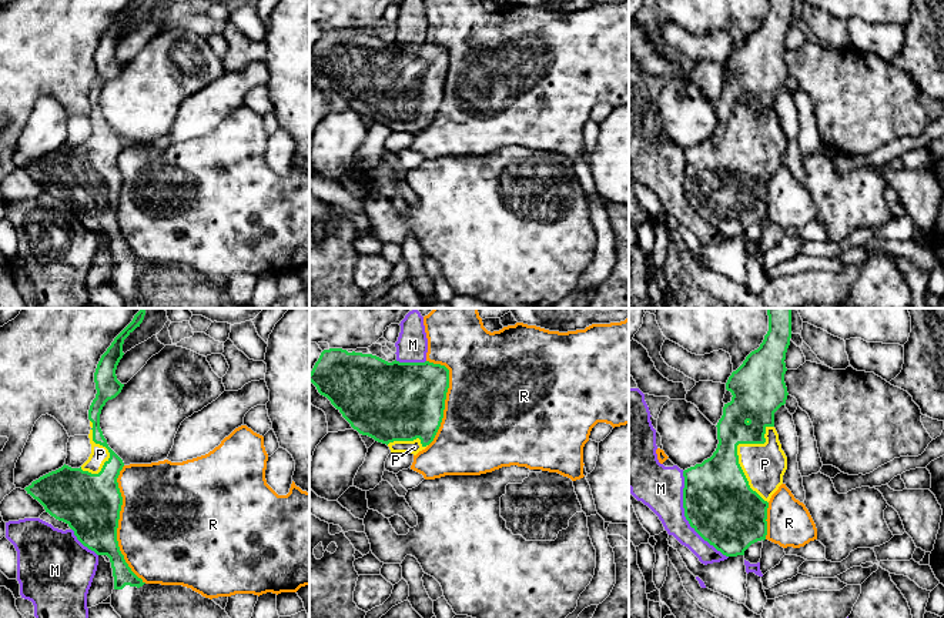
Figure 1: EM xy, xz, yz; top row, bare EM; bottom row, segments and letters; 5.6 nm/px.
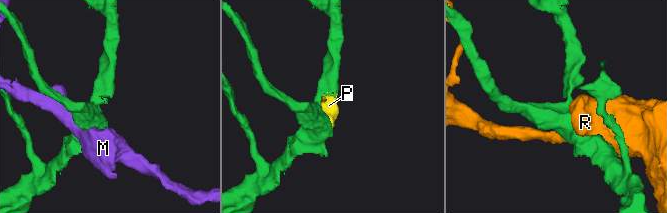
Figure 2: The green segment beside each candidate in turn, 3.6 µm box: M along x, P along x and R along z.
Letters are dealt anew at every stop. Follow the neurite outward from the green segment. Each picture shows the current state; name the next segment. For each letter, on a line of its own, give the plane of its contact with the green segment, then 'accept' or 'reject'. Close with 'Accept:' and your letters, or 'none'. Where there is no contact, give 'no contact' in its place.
M: yz | reject
P: yz | accept
R: xy | reject
Accept: P

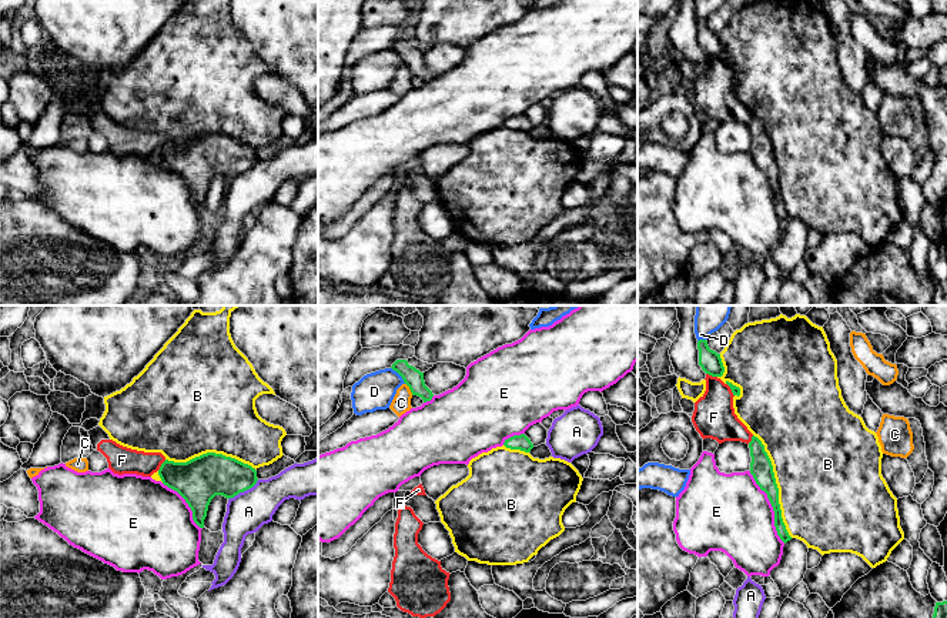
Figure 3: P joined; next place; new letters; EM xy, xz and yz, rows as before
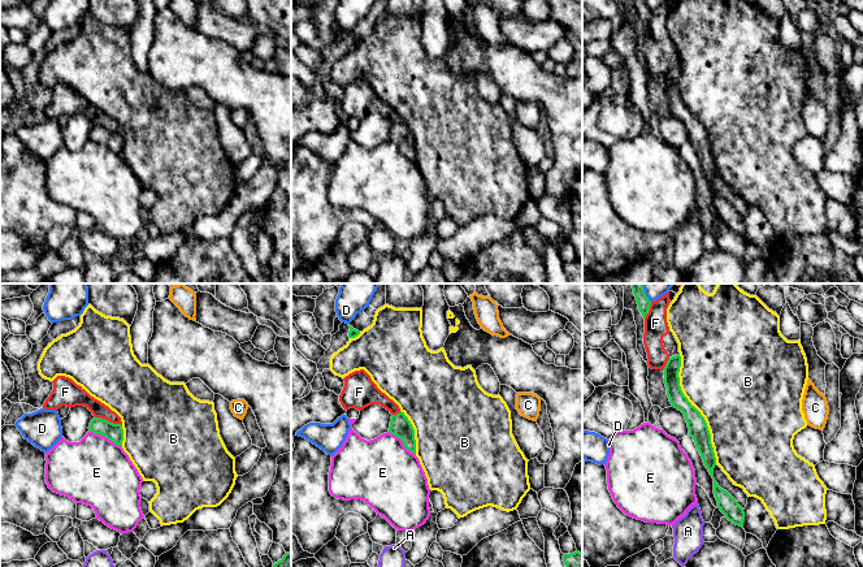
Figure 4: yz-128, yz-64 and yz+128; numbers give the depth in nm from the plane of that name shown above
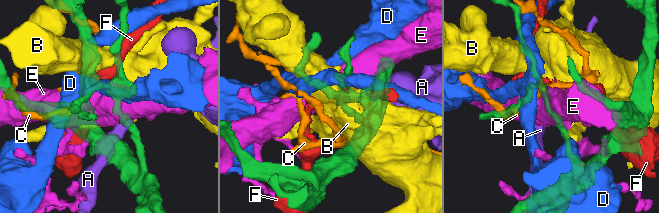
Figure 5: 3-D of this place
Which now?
A: xy | reject
B: yz | reject
C: xz | reject
D: xz | reject
E: yz | reject
F: xy | reject
Accept: none

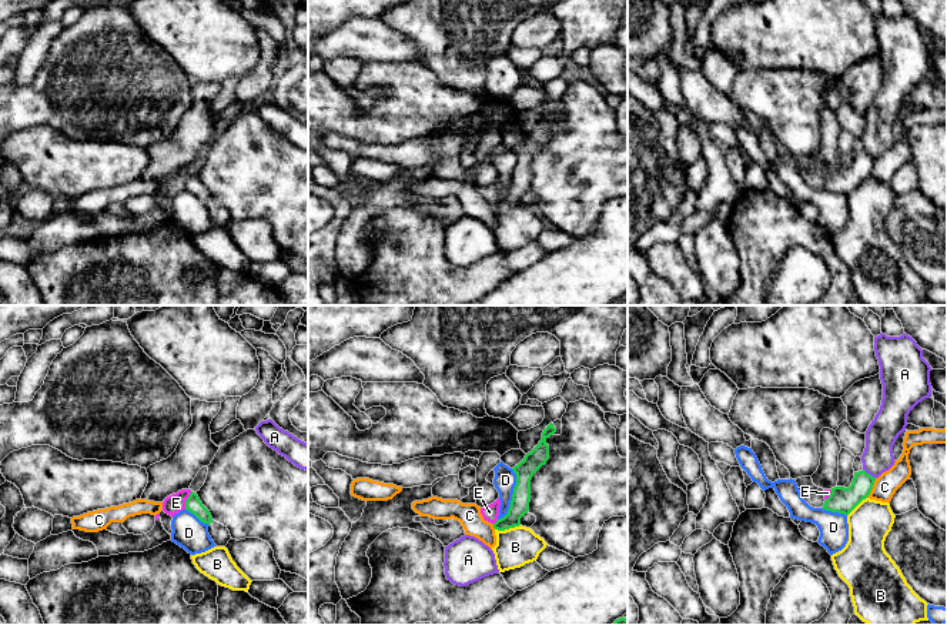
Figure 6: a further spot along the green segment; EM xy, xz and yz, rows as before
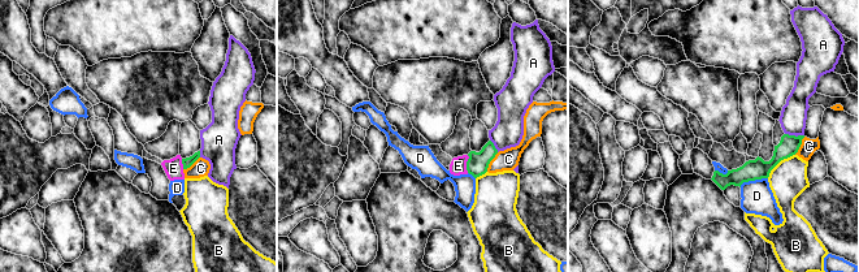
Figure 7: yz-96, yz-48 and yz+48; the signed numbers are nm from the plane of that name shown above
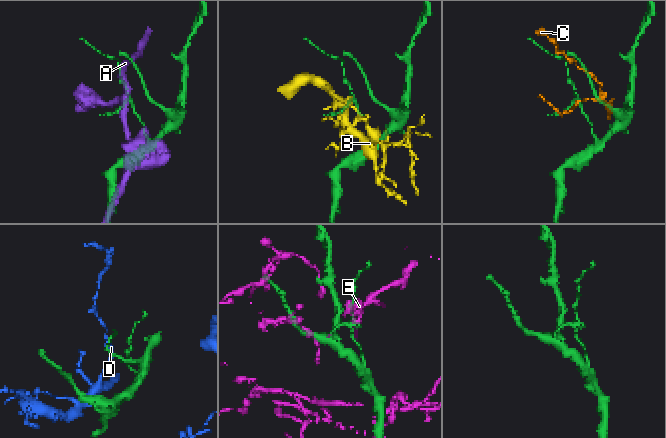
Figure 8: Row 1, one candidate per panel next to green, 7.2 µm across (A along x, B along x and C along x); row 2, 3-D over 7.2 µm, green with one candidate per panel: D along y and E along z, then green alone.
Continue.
A: yz | reject
B: xz | reject
C: yz | reject
D: xz | reject
E: xy | reject
Accept: none

